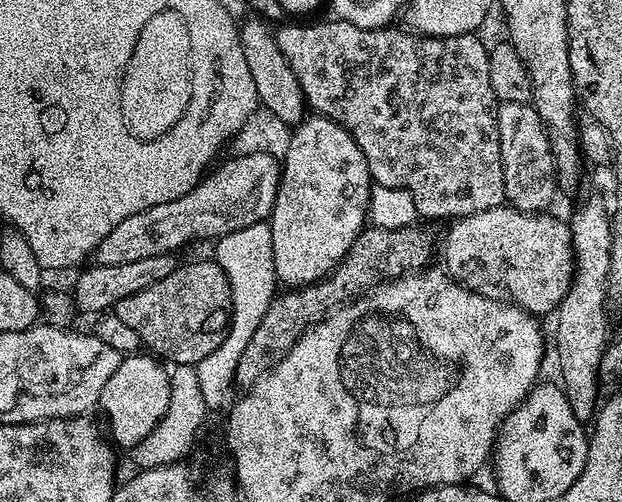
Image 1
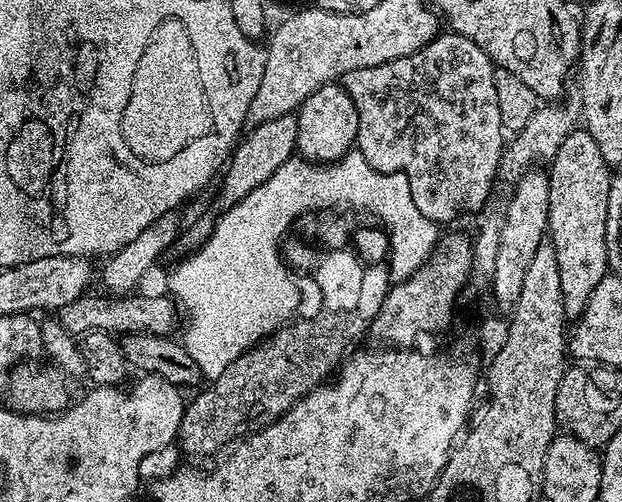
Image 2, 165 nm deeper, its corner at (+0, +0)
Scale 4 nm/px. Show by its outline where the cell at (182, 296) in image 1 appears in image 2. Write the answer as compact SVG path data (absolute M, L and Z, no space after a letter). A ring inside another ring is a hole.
M85 294L74 298L74 302L62 306L58 313L60 325L74 337L85 336L87 332L111 332L113 334L127 334L129 332L145 332L146 334L158 334L159 336L167 336L173 330L176 324L176 312L178 314L177 305L174 303L173 297L168 294L164 296L140 296L141 294L129 294L126 296L118 296L115 298L104 298L108 300L94 300L90 294Z

